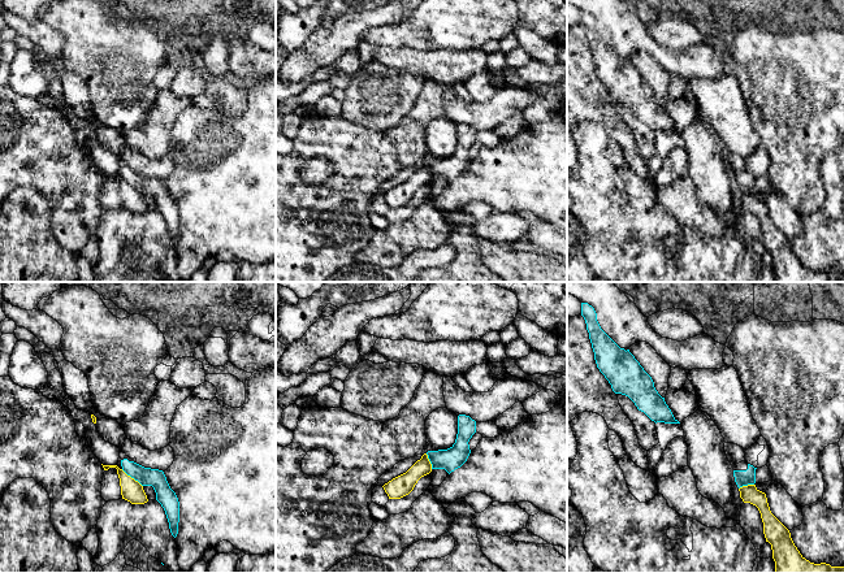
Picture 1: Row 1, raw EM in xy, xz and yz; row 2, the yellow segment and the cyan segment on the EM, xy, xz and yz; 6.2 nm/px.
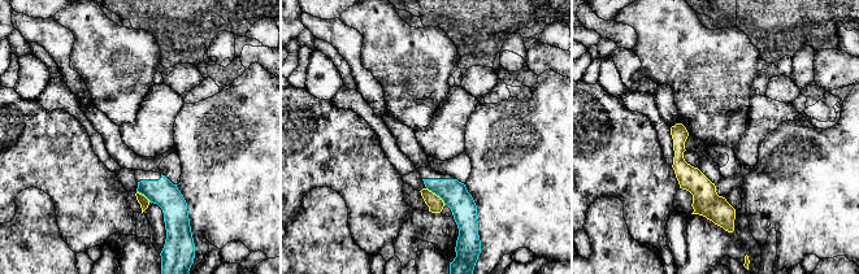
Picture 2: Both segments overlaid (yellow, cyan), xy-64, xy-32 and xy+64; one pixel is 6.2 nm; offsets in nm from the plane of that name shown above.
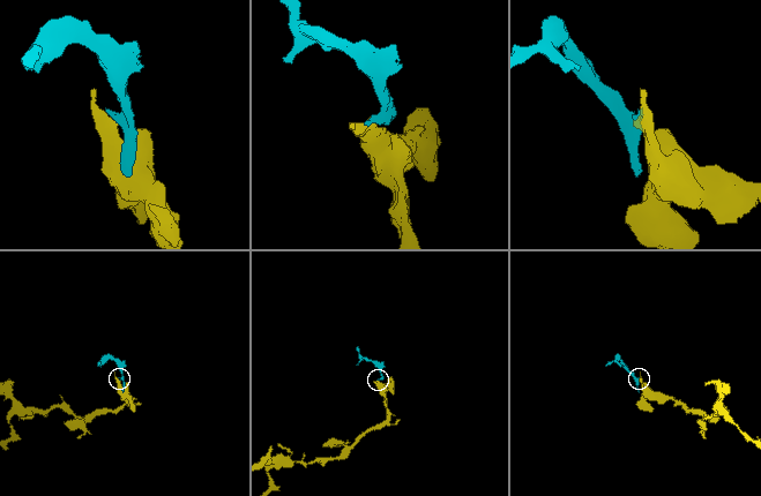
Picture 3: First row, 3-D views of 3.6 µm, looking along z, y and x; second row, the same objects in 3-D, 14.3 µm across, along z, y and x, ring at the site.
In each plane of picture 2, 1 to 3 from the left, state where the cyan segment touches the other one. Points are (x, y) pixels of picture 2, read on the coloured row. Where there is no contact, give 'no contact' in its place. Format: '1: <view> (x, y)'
1: xy-64 (143, 195)
2: xy-32 (435, 195)
3: no contact

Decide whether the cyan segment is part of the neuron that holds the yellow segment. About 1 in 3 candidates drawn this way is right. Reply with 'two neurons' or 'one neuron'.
two neurons

